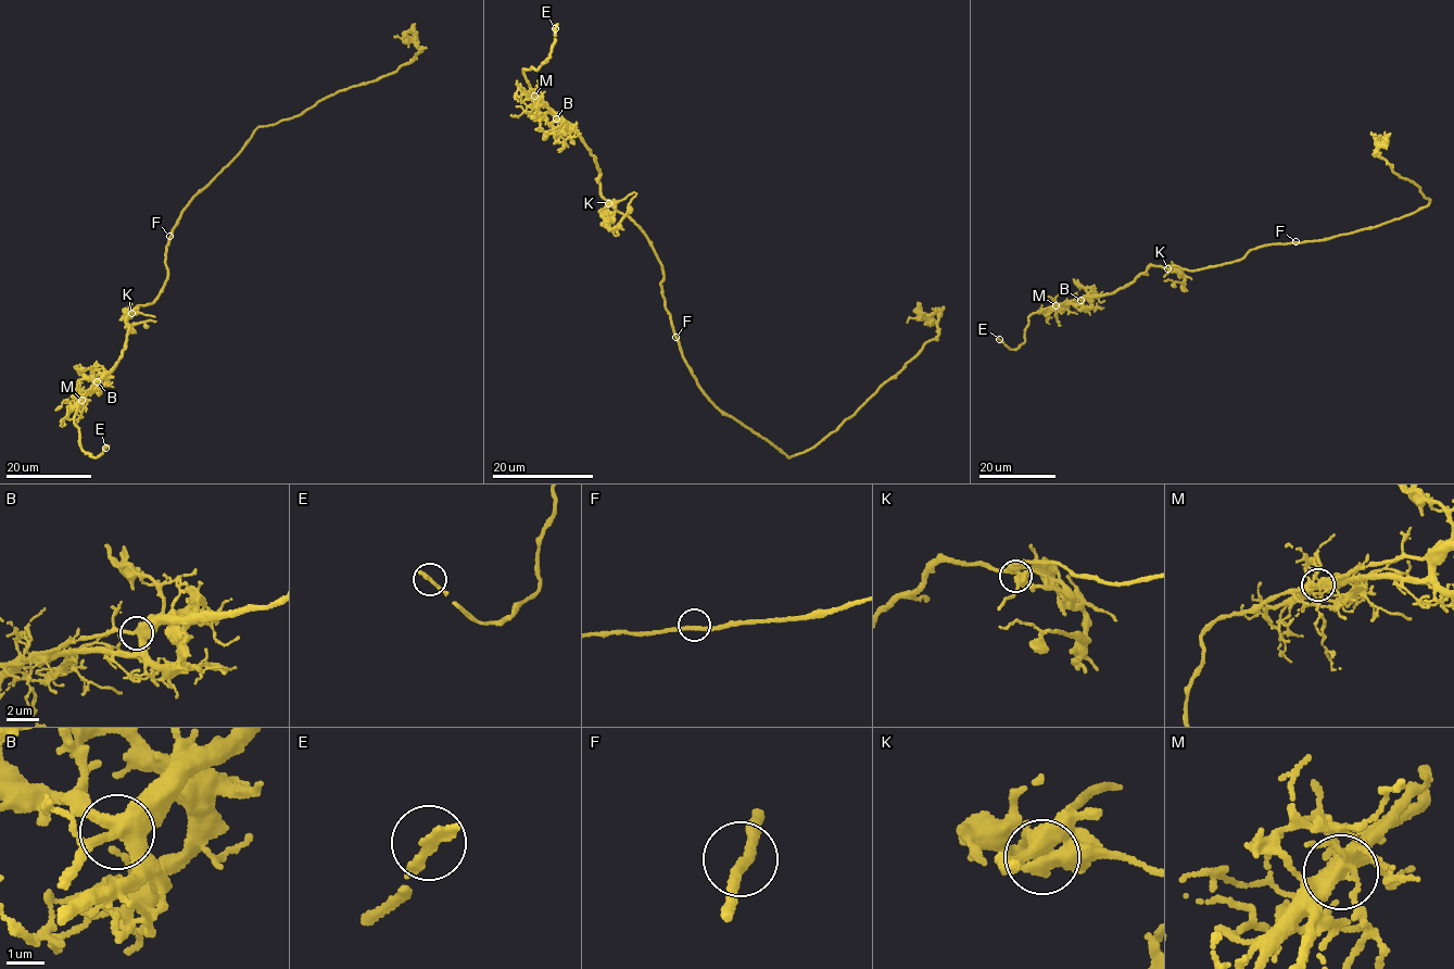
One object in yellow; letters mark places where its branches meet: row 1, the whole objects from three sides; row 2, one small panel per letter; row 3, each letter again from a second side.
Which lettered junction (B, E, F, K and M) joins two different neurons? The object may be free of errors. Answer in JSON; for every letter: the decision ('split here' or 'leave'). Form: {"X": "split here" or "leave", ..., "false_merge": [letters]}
{"B": "leave", "E": "leave", "F": "leave", "K": "leave", "M": "leave", "false_merge": []}

